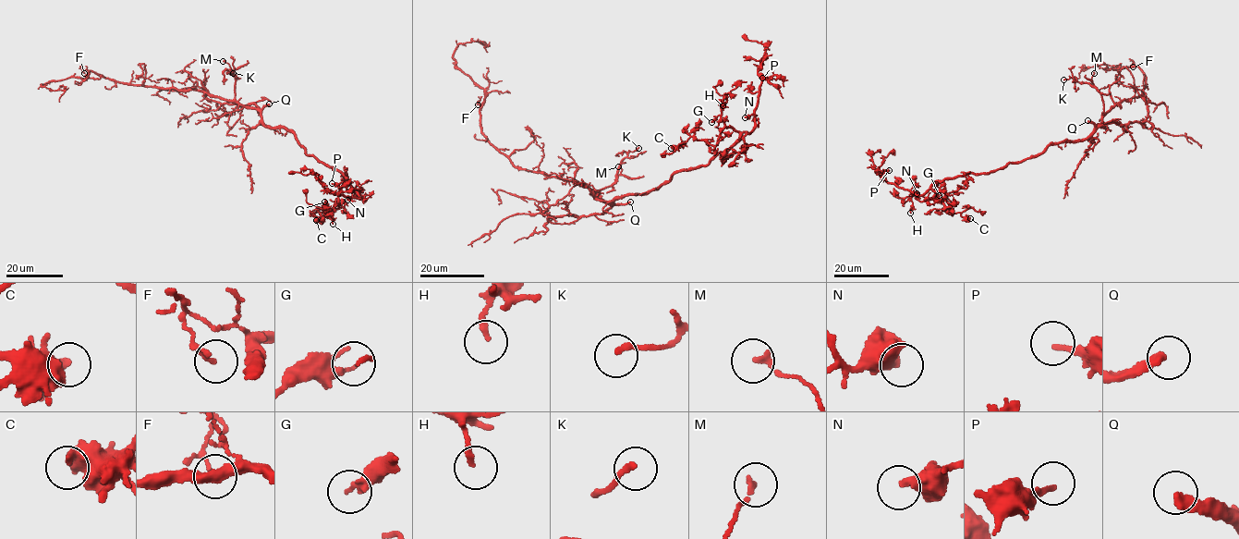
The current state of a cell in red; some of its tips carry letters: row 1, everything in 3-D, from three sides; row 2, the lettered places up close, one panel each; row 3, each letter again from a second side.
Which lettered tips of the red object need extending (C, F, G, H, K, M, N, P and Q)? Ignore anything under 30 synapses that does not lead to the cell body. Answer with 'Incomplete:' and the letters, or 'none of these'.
Incomplete: Q

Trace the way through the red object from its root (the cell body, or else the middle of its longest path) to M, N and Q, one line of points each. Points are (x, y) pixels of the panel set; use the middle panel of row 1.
M: (613, 200), (611, 204), (602, 202), (597, 190), (612, 184), (622, 169), (618, 166)
N: (613, 200), (647, 194), (674, 173), (706, 166), (743, 133), (751, 133), (755, 117), (745, 117)
Q: (613, 200), (615, 204), (630, 202)

